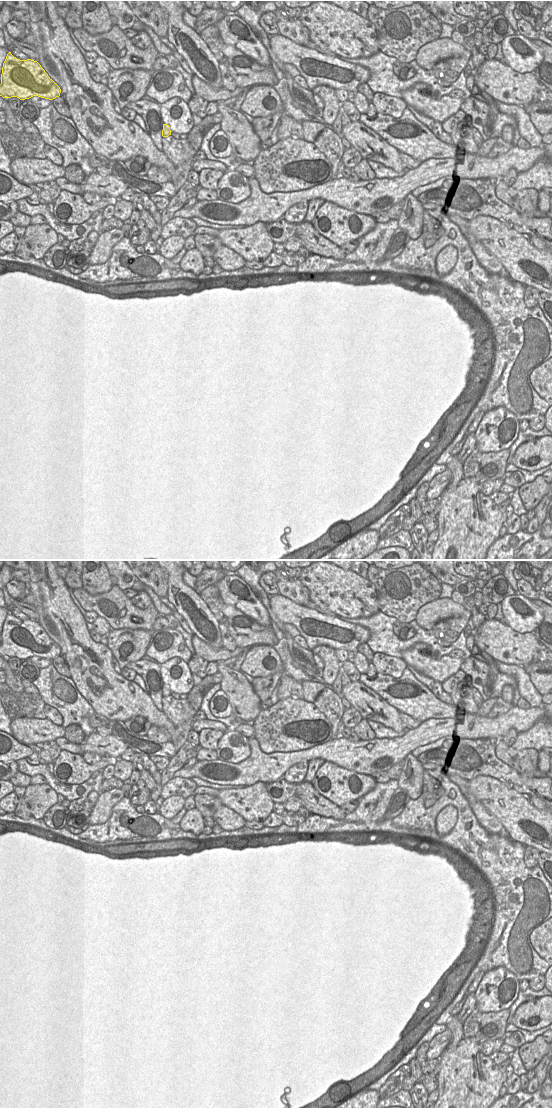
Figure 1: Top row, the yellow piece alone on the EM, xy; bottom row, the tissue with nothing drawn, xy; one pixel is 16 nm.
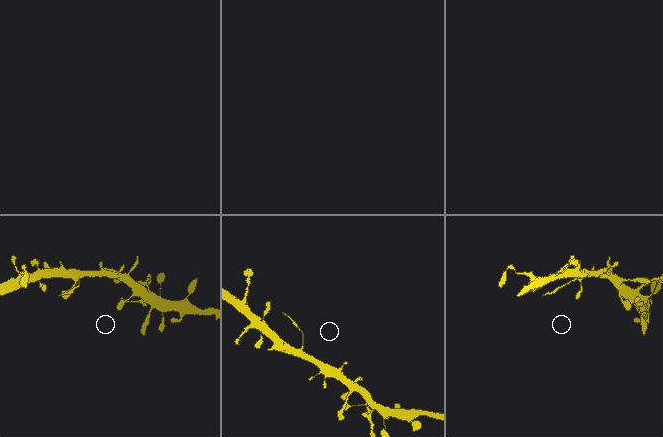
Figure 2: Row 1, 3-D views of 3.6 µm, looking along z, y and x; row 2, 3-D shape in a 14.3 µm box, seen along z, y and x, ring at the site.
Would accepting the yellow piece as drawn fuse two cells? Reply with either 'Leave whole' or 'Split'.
Split

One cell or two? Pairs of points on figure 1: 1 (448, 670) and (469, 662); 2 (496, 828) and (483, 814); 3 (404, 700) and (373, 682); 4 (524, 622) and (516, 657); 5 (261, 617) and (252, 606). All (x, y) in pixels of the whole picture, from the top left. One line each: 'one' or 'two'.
1: two
2: one
3: one
4: two
5: one

